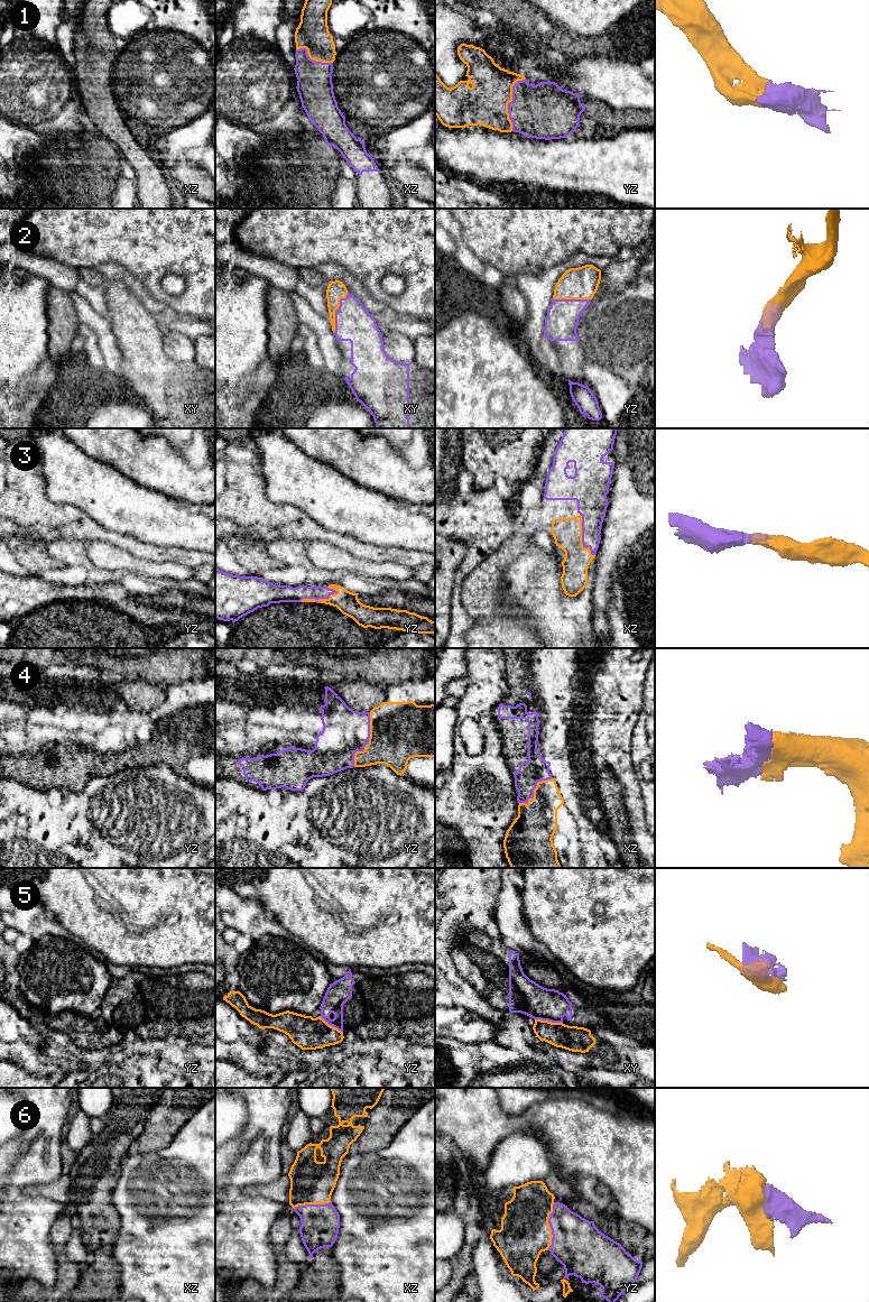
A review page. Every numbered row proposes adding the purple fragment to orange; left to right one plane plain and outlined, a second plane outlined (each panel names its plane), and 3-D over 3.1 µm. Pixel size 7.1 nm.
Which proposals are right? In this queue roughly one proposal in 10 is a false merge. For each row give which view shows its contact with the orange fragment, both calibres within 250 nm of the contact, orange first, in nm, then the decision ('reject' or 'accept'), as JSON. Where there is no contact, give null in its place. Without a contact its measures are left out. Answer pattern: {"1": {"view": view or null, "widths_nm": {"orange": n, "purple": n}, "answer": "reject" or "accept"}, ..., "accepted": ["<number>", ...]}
{"1": {"view": "yz", "widths_nm": {"orange": 320, "purple": 400}, "answer": "accept"}, "2": {"view": "xy", "widths_nm": {"orange": 130, "purple": 260}, "answer": "accept"}, "3": {"view": "yz", "widths_nm": {"orange": 160, "purple": 120}, "answer": "accept"}, "4": {"view": "yz", "widths_nm": {"orange": 420, "purple": 320}, "answer": "accept"}, "5": {"view": "xy", "widths_nm": {"orange": 180, "purple": 240}, "answer": "reject"}, "6": {"view": "yz", "widths_nm": {"orange": 360, "purple": 360}, "answer": "accept"}, "accepted": ["1", "2", "3", "4", "6"]}

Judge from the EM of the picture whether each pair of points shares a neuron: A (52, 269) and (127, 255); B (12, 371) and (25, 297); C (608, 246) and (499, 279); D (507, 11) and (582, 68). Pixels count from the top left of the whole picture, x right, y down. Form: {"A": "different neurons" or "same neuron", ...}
{"A": "different neurons", "B": "same neuron", "C": "different neurons", "D": "different neurons"}

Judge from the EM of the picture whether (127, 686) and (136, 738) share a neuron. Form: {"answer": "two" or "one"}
{"answer": "two"}

